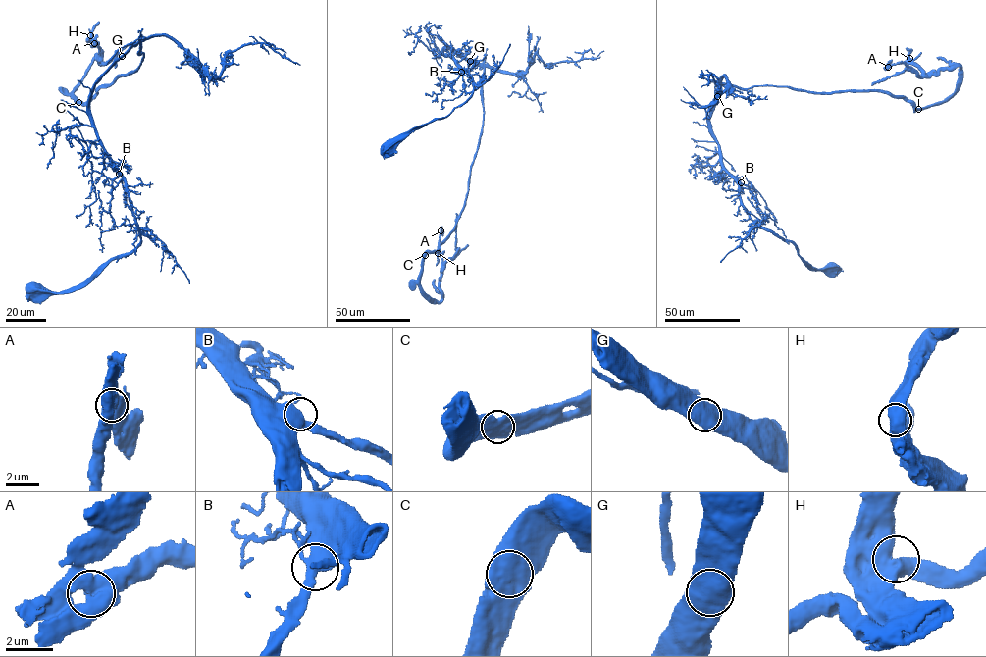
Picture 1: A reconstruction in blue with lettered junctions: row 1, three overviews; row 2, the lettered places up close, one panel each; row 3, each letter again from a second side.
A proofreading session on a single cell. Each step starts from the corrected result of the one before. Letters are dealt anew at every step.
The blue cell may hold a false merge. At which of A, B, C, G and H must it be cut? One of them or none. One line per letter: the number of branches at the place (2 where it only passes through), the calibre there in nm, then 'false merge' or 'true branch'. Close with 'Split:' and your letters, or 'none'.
A: 2 branches meet; 700 nm thick; true branch
B: 2 branches meet; 650 nm thick; true branch
C: 2 branches meet; 750 nm thick; true branch
G: 2 branches meet; 700 nm thick; true branch
H: 2 branches meet; 700 nm thick; true branch
Split: none

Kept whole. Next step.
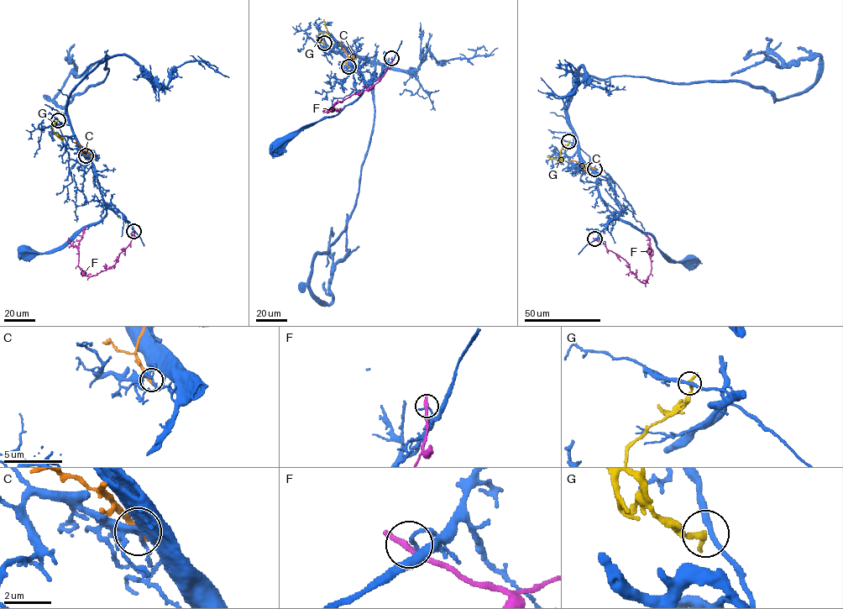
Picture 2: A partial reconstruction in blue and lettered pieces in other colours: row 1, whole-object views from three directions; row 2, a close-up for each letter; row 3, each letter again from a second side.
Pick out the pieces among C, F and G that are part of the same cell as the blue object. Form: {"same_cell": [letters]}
{"same_cell": []}

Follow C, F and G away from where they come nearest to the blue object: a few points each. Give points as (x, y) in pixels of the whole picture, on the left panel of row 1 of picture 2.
C: (86, 155), (84, 149), (74, 142)
F: (133, 231), (130, 242), (121, 252), (114, 265), (87, 276), (78, 265), (78, 244), (85, 228), (81, 230)
G: (58, 121), (52, 127), (54, 133), (62, 139), (56, 133)

